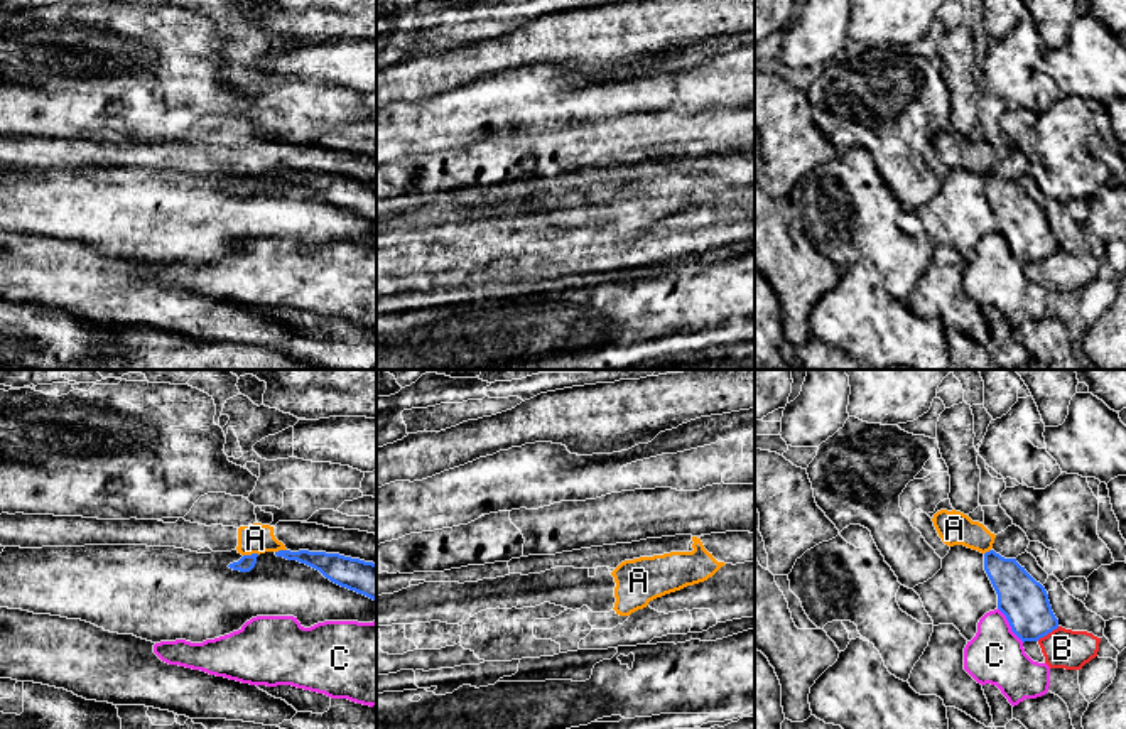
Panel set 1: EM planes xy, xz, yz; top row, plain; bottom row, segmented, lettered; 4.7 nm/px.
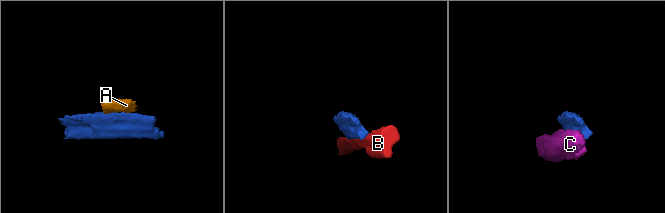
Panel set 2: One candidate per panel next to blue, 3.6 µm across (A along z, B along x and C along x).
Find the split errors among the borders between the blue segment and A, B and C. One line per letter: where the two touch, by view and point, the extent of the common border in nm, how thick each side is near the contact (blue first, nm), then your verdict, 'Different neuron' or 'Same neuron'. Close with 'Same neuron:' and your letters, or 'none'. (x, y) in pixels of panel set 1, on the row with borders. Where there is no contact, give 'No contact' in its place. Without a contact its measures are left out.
A: Touches blue at xy (252, 554). Shared border 80 nm. Thickness 80 nm (blue) against 140 nm. Different neuron
B: Touches blue at yz (1047, 633). Shared border 130 nm. Thickness 220 nm (blue) against 190 nm. Different neuron
C: Touches blue at yz (1010, 625). Shared border 200 nm. Thickness 220 nm (blue) against 280 nm. Different neuron
Same neuron: none

